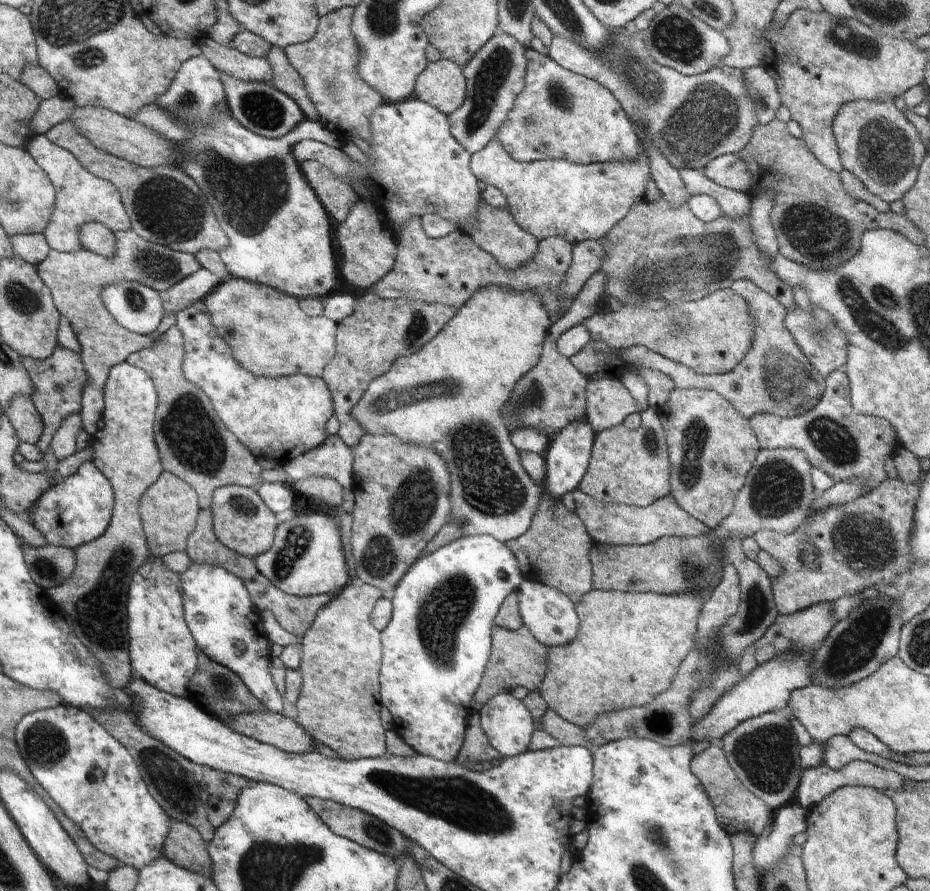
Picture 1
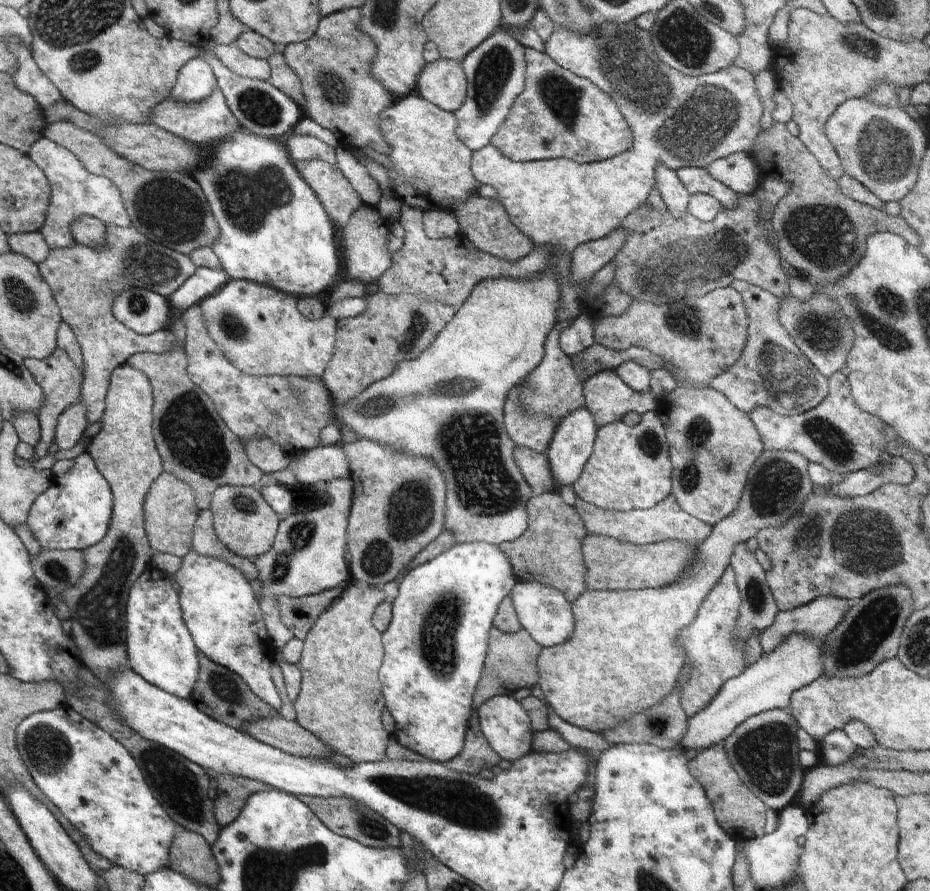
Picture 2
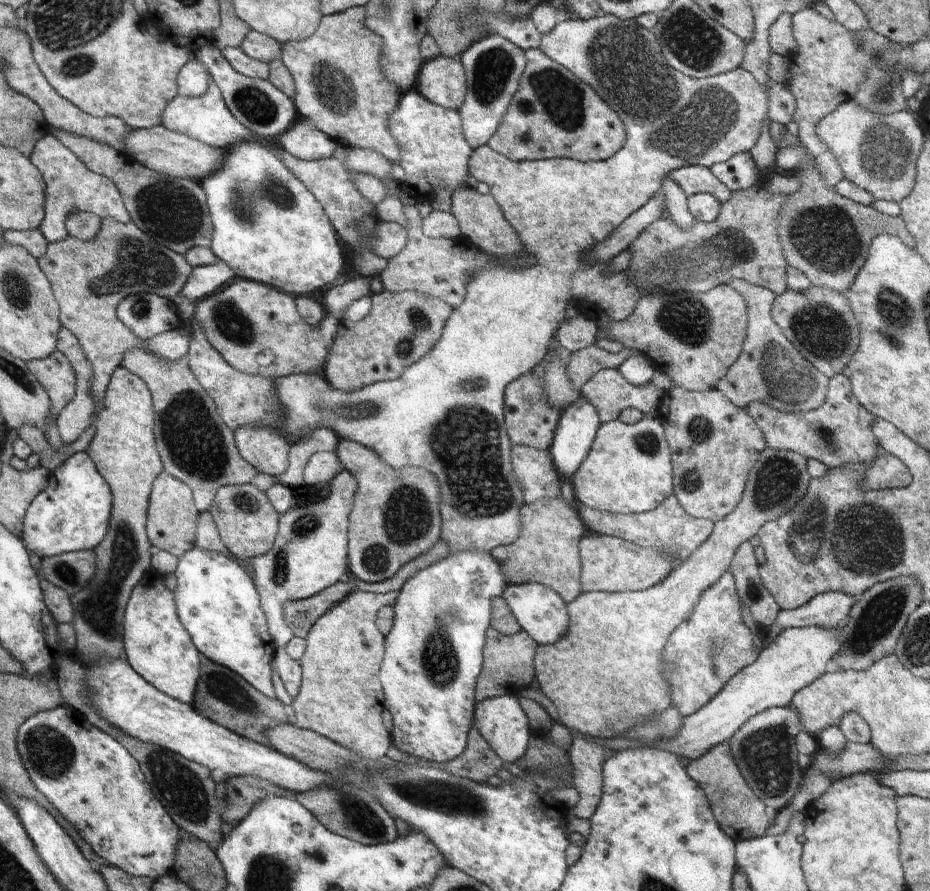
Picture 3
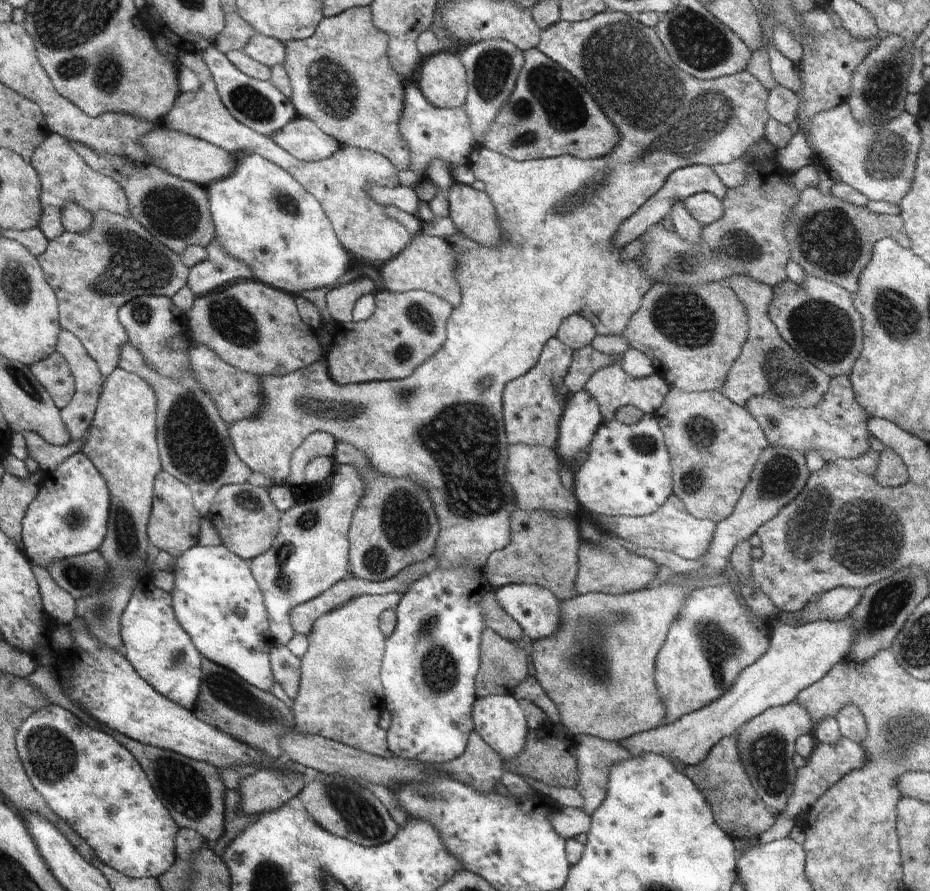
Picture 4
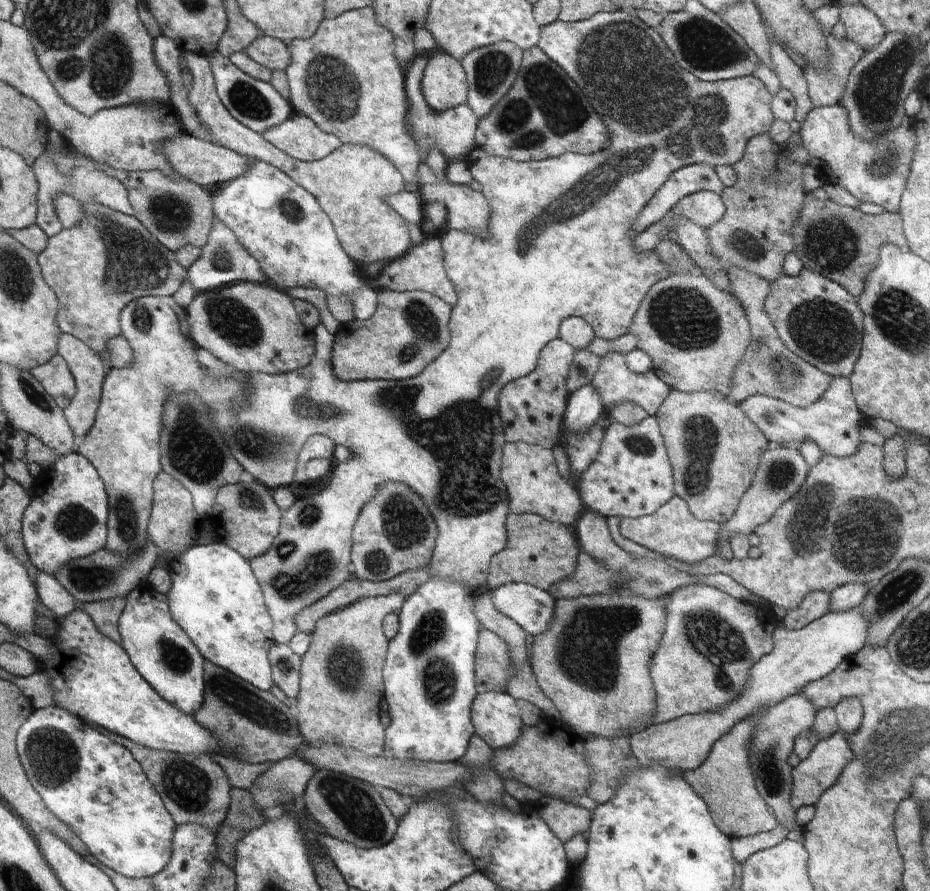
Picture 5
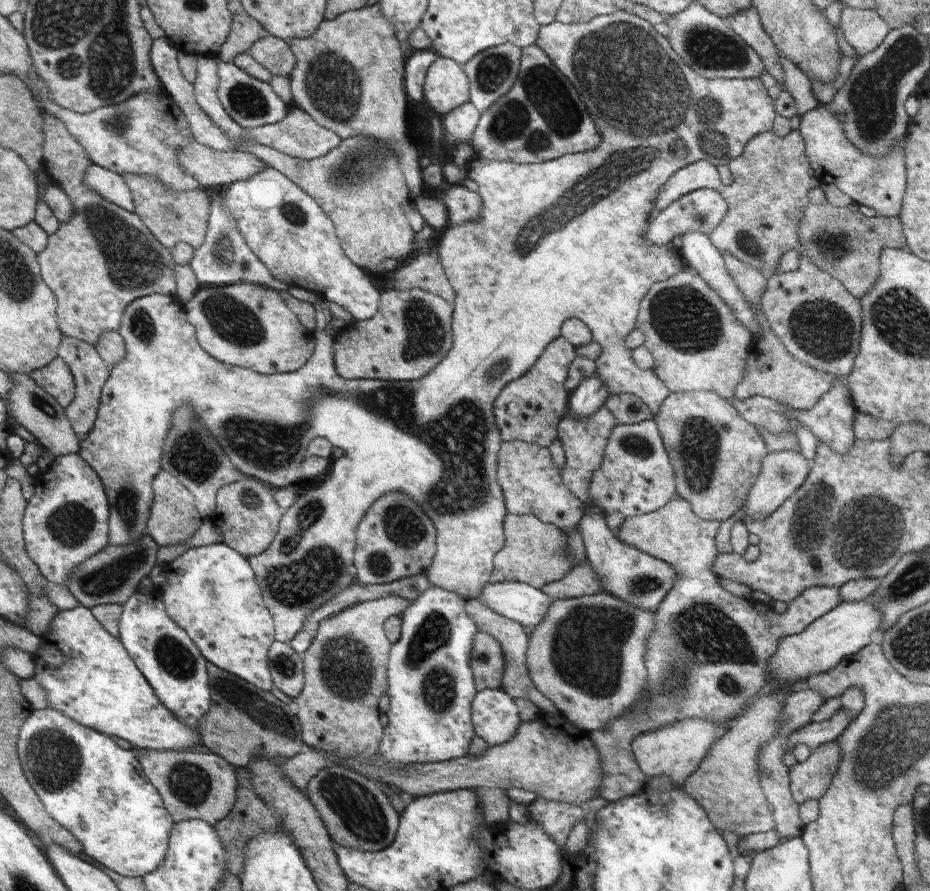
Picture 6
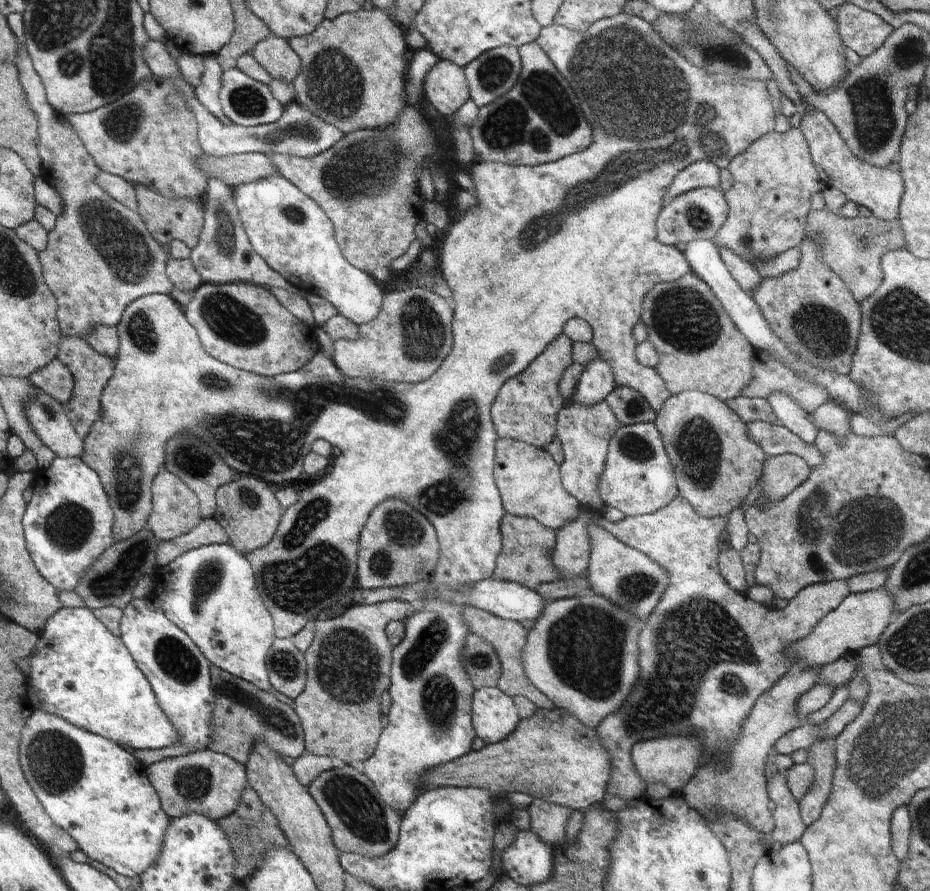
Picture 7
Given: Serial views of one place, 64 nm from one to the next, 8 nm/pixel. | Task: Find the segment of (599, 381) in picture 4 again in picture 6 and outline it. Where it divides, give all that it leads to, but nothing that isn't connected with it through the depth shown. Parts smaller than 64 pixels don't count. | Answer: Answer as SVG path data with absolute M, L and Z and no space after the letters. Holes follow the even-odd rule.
M618 11L611 15L600 15L593 18L587 23L572 23L565 25L564 23L554 21L546 26L539 26L539 35L537 36L536 45L541 48L558 67L558 70L570 81L570 84L578 91L580 98L586 105L588 114L592 117L595 127L598 129L602 140L596 148L583 153L572 153L563 157L546 161L543 163L519 165L510 161L489 161L479 155L475 155L468 163L467 177L474 180L477 184L477 193L483 202L479 219L462 223L459 225L451 225L438 248L438 256L446 273L447 279L451 284L455 295L455 302L452 304L451 331L453 334L453 345L444 357L426 376L415 381L383 381L382 379L345 379L342 378L335 369L333 361L334 337L327 329L322 332L322 328L317 327L314 330L315 349L308 362L291 373L276 373L275 375L263 375L244 367L229 367L221 363L219 360L212 358L199 344L195 337L195 328L187 321L183 305L173 295L151 294L145 297L133 300L122 312L121 326L118 330L125 342L126 354L124 358L110 368L110 376L104 383L101 390L99 400L99 409L97 417L94 421L94 428L80 439L79 455L96 471L96 474L102 481L108 504L110 505L109 516L109 545L103 548L93 557L86 559L82 564L74 567L68 574L66 586L83 607L88 607L94 618L117 639L119 633L119 618L123 611L123 604L135 594L151 594L156 592L154 583L150 580L149 574L152 569L159 564L172 562L176 557L182 556L188 549L194 547L208 546L214 543L220 543L223 540L223 534L220 529L212 522L212 519L203 519L203 523L198 530L183 543L168 545L161 551L159 544L147 534L147 520L151 513L153 503L153 490L151 487L153 478L160 472L160 458L162 458L162 448L160 444L164 442L168 430L172 428L172 414L178 408L189 405L193 410L194 416L202 423L202 426L209 430L210 436L216 439L220 448L226 453L231 463L244 475L254 477L256 480L264 481L264 484L278 487L292 487L294 483L306 478L307 480L318 479L330 466L330 461L324 457L306 457L309 442L316 437L327 438L333 446L338 446L345 451L342 457L334 461L334 466L328 478L319 485L318 488L306 491L302 498L297 500L290 508L284 510L282 518L279 522L279 529L272 541L272 544L260 554L248 557L248 562L252 565L255 577L261 593L264 604L272 615L276 641L288 643L296 636L305 624L304 620L308 616L310 610L322 606L325 602L335 597L340 591L348 588L356 582L354 570L354 551L357 545L356 529L359 522L364 518L366 511L381 496L391 492L401 492L416 500L416 504L420 504L424 508L424 500L426 500L426 514L432 520L437 530L436 537L436 554L434 555L432 564L429 566L426 576L432 586L440 587L458 593L465 601L476 599L478 595L483 594L483 586L489 582L490 575L493 571L494 555L503 547L504 536L502 530L503 518L509 513L507 511L503 490L497 481L497 456L502 442L501 432L495 421L493 413L495 400L498 398L500 391L510 381L520 378L529 368L534 366L536 359L544 352L544 348L553 340L561 335L561 326L568 319L580 319L584 324L588 325L592 333L594 342L598 342L601 348L600 356L595 360L597 375L604 381L605 387L609 390L610 395L631 394L640 397L640 400L648 406L651 413L655 415L660 405L668 398L670 394L666 385L656 376L653 369L641 369L636 366L632 358L632 350L626 347L626 337L637 324L637 314L641 300L651 289L654 283L668 280L680 271L687 270L686 263L678 251L671 245L655 245L652 244L644 235L649 231L649 222L651 211L655 207L660 188L668 182L668 179L681 168L688 166L696 161L708 161L715 167L727 165L730 160L738 158L745 149L746 143L750 142L760 133L765 133L773 129L773 120L777 115L773 107L773 100L770 98L764 83L758 79L725 79L715 78L707 79L700 76L688 63L685 63L678 56L675 47L672 47L665 35L661 35L646 20L642 20L639 16L631 15L626 11ZM310 592L318 592L316 602L308 602L302 604L302 594L310 594Z

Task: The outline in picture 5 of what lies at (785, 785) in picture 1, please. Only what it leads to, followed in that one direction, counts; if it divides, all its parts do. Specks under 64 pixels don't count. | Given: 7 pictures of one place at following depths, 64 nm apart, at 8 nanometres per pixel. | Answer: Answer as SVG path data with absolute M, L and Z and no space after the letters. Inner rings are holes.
M799 690L786 699L772 705L764 714L757 718L757 730L749 746L749 763L754 775L756 788L766 804L772 808L773 815L780 827L790 830L802 830L796 820L797 810L791 803L792 769L786 760L786 756L793 752L793 746L797 736L804 731L813 728L817 710L812 701Z

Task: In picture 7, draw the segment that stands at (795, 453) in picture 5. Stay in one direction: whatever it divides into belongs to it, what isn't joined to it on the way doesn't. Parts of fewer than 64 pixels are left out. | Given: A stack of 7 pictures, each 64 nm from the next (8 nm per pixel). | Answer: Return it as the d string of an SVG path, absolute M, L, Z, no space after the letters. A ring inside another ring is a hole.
M786 453L766 457L763 462L762 490L756 500L759 505L779 501L798 488L812 472L811 466L800 456Z

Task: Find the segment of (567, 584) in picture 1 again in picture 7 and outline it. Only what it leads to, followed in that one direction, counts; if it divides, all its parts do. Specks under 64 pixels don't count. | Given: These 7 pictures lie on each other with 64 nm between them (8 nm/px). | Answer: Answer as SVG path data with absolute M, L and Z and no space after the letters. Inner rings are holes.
M505 513L500 521L501 551L498 555L492 578L515 582L526 588L536 590L542 583L551 583L559 578L553 564L552 552L556 544L556 535L532 517L517 517Z

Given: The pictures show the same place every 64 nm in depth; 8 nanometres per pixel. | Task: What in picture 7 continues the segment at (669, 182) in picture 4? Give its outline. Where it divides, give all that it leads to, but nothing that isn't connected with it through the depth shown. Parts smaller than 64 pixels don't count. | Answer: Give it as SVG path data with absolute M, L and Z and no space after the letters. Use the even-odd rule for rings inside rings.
M696 161L680 171L667 190L664 203L690 189L712 187L718 189L721 185L721 169L710 161Z

